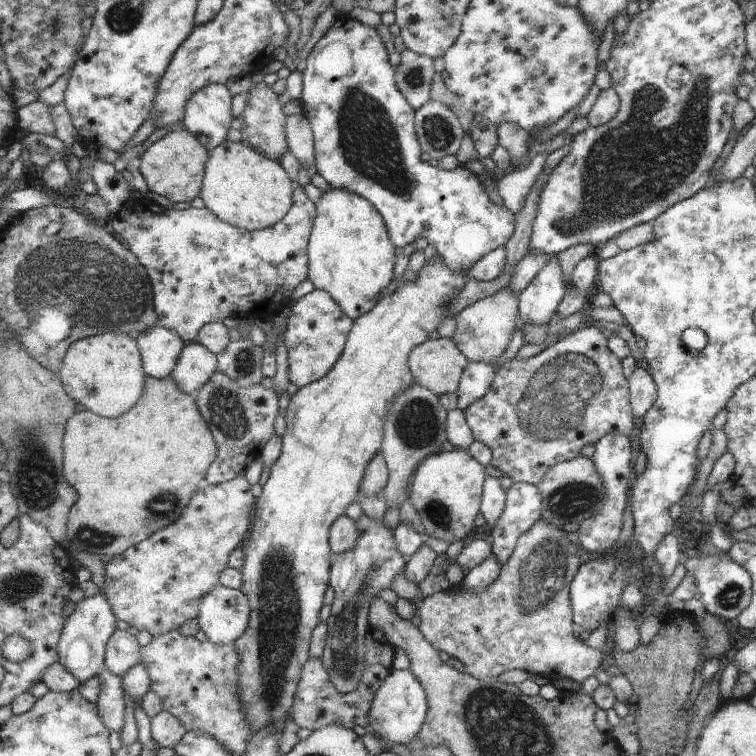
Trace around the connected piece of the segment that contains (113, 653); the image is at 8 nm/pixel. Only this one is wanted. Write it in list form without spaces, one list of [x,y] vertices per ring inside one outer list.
[[[118,630],[109,643],[107,666],[112,673],[124,678],[128,672],[142,662],[142,646],[136,635],[129,631]]]

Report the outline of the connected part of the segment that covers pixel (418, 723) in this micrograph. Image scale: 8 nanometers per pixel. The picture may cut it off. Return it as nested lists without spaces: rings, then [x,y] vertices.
[[[395,670],[379,691],[373,706],[372,731],[387,744],[410,744],[421,735],[431,710],[431,702],[423,682],[414,671]]]

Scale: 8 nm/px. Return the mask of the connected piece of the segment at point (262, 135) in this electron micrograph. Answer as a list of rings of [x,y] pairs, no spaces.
[[[266,82],[255,85],[250,93],[248,104],[243,112],[243,139],[252,147],[262,151],[269,158],[282,160],[290,150],[287,125],[289,116],[281,97]]]

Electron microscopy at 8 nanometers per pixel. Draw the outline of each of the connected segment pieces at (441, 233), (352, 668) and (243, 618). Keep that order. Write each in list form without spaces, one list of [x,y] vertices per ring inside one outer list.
[[[342,15],[336,20],[334,26],[318,42],[311,55],[307,59],[307,69],[304,72],[305,92],[302,98],[303,114],[309,118],[310,123],[315,131],[317,143],[317,170],[330,182],[336,189],[347,189],[354,191],[355,194],[362,195],[363,198],[370,200],[378,211],[383,215],[387,223],[388,231],[391,235],[392,243],[396,249],[402,251],[406,246],[420,246],[422,244],[432,245],[438,255],[444,260],[444,263],[457,274],[463,274],[465,271],[472,271],[485,257],[492,252],[500,249],[509,242],[512,234],[515,233],[515,216],[508,211],[506,206],[496,206],[496,202],[490,198],[486,186],[484,186],[480,176],[470,171],[464,165],[459,165],[455,170],[444,170],[434,164],[428,164],[422,154],[424,154],[422,142],[419,140],[417,131],[417,115],[419,110],[416,109],[406,96],[400,91],[397,84],[397,68],[390,62],[392,48],[384,44],[380,32],[376,27],[370,27],[352,16]]]
[[[363,514],[356,525],[359,529],[359,542],[355,550],[335,557],[331,573],[331,587],[335,591],[333,614],[329,618],[328,645],[323,657],[331,670],[331,678],[343,693],[355,692],[362,683],[367,657],[367,636],[371,630],[371,611],[380,592],[390,590],[394,580],[407,571],[407,556],[400,551],[395,530],[386,520],[370,518]]]
[[[219,585],[203,600],[201,629],[217,644],[239,641],[251,626],[251,600],[241,589]]]

